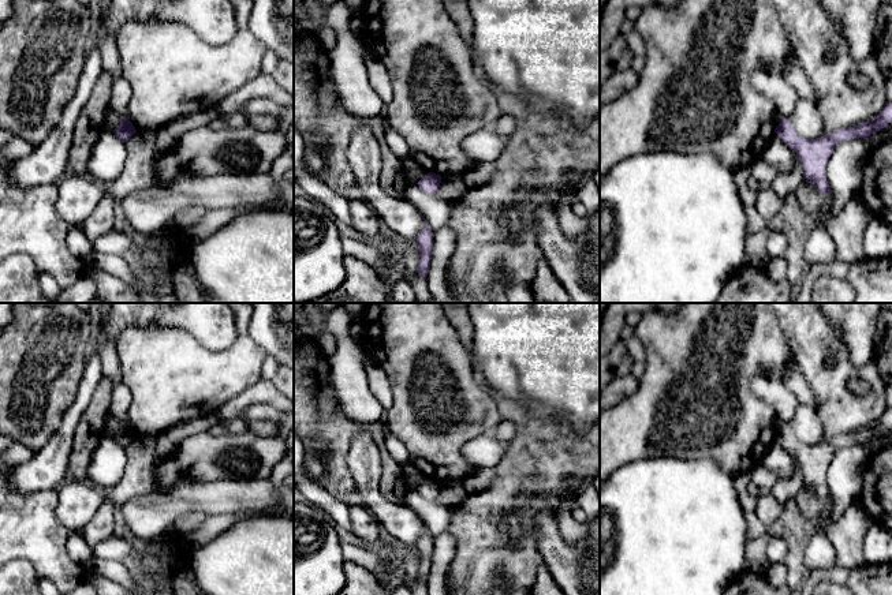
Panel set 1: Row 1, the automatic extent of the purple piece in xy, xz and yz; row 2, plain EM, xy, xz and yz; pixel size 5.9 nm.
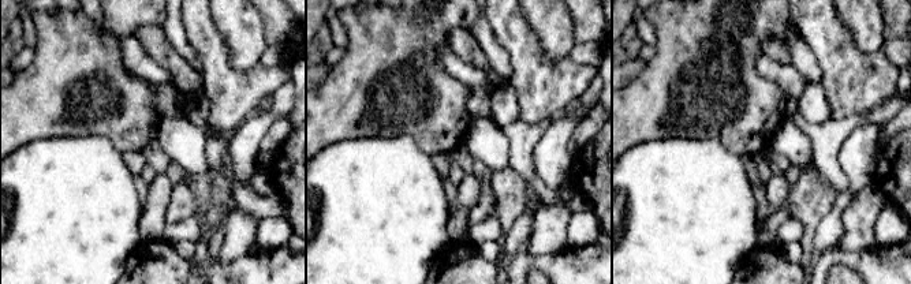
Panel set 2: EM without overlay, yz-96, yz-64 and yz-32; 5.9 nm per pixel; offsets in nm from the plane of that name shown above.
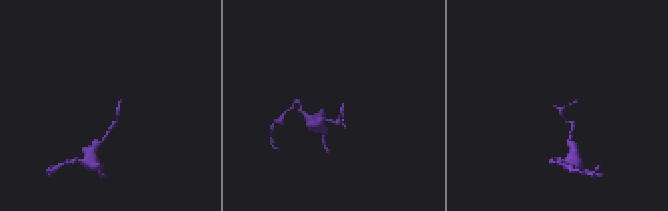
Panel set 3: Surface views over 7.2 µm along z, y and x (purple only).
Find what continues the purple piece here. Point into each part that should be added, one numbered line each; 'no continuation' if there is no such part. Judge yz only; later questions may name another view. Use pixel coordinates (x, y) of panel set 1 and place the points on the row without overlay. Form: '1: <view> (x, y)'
no continuation

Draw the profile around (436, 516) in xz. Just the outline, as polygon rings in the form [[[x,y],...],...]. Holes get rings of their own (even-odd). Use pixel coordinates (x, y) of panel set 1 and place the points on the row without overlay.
[[[418,490],[408,491],[403,505],[425,523],[432,538],[445,532],[454,514],[454,506],[438,504],[436,499],[426,499]]]

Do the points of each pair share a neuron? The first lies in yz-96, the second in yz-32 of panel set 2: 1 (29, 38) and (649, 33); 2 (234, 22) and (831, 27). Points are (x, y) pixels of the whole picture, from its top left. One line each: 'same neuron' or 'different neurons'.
1: same neuron
2: different neurons

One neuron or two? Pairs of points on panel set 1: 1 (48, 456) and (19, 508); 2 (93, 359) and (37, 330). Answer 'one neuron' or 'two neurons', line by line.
1: two neurons
2: two neurons

